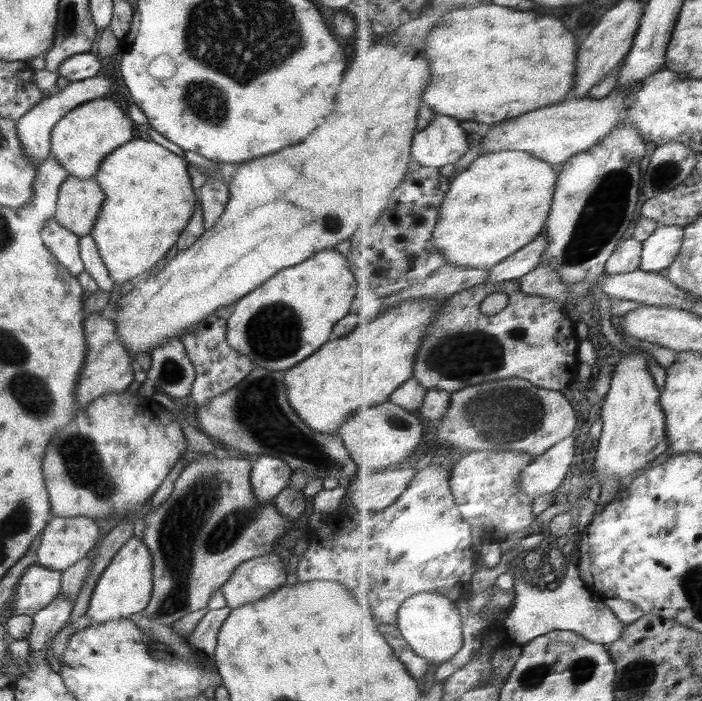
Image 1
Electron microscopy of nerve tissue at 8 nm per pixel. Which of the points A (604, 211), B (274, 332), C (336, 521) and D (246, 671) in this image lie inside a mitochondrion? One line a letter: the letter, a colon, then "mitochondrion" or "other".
A: mitochondrion
B: mitochondrion
C: other
D: other

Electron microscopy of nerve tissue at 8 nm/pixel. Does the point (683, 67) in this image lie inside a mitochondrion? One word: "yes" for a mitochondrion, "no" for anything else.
no

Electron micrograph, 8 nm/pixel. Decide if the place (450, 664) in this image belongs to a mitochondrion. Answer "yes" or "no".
no

